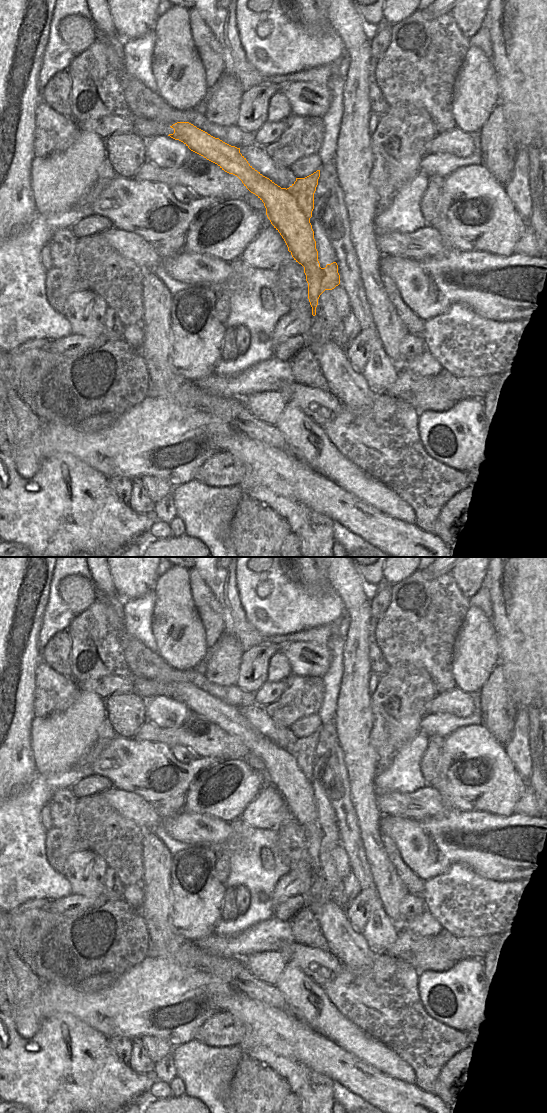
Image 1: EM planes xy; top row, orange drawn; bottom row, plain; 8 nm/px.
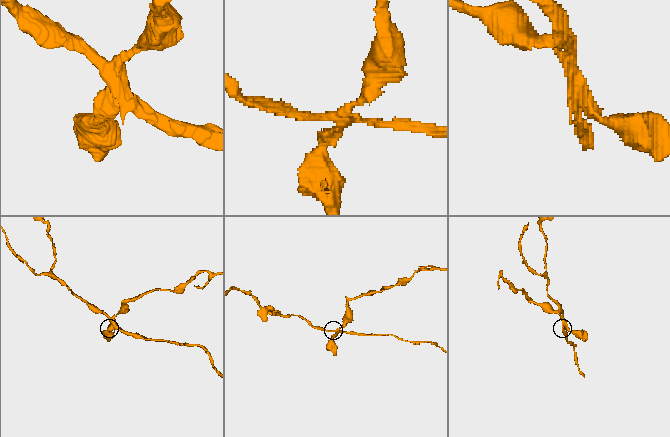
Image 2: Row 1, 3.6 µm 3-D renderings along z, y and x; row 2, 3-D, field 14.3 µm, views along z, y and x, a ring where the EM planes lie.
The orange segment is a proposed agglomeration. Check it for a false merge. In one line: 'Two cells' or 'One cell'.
Two cells.

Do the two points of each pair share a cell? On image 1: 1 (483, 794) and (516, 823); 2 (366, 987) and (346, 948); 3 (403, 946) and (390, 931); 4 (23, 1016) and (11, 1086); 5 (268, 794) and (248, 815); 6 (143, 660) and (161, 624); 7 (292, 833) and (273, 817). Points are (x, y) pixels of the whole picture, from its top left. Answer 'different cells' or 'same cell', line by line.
1: different cells
2: different cells
3: different cells
4: different cells
5: same cell
6: different cells
7: different cells

